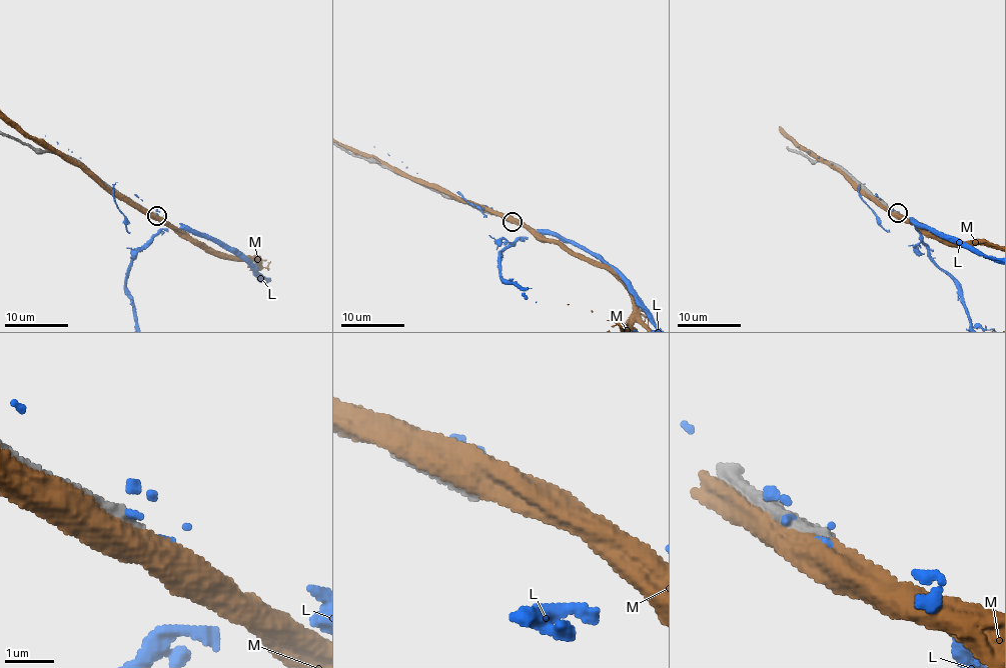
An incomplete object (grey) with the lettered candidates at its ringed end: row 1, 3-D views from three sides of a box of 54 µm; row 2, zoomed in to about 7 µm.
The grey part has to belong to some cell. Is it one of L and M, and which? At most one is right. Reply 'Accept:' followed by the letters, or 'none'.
Accept: none

